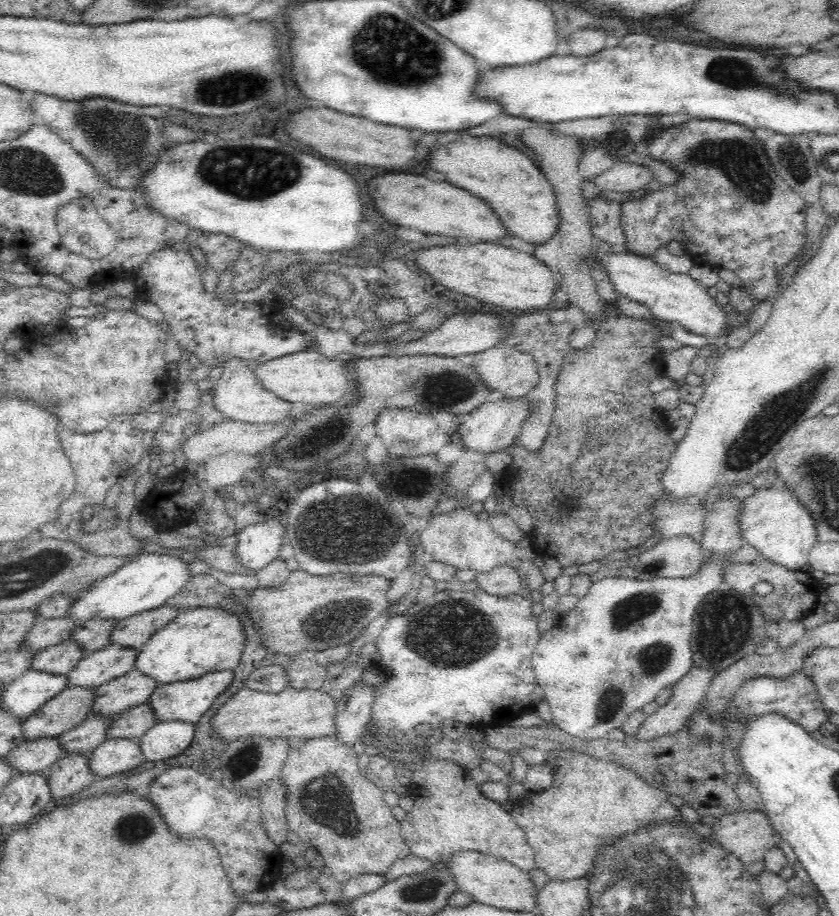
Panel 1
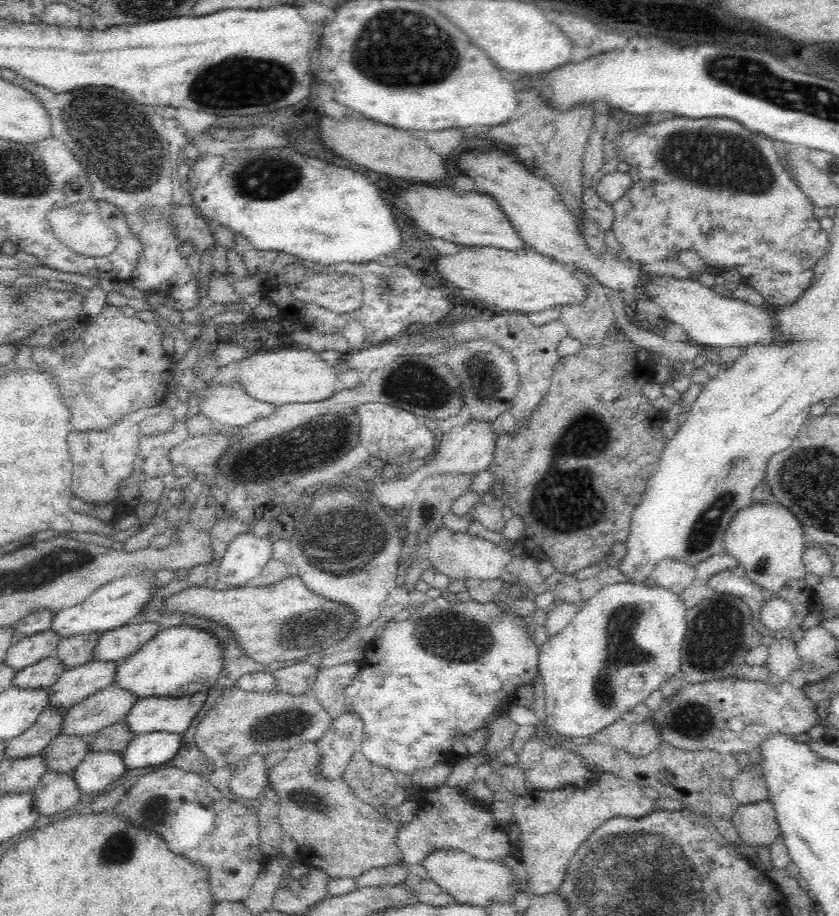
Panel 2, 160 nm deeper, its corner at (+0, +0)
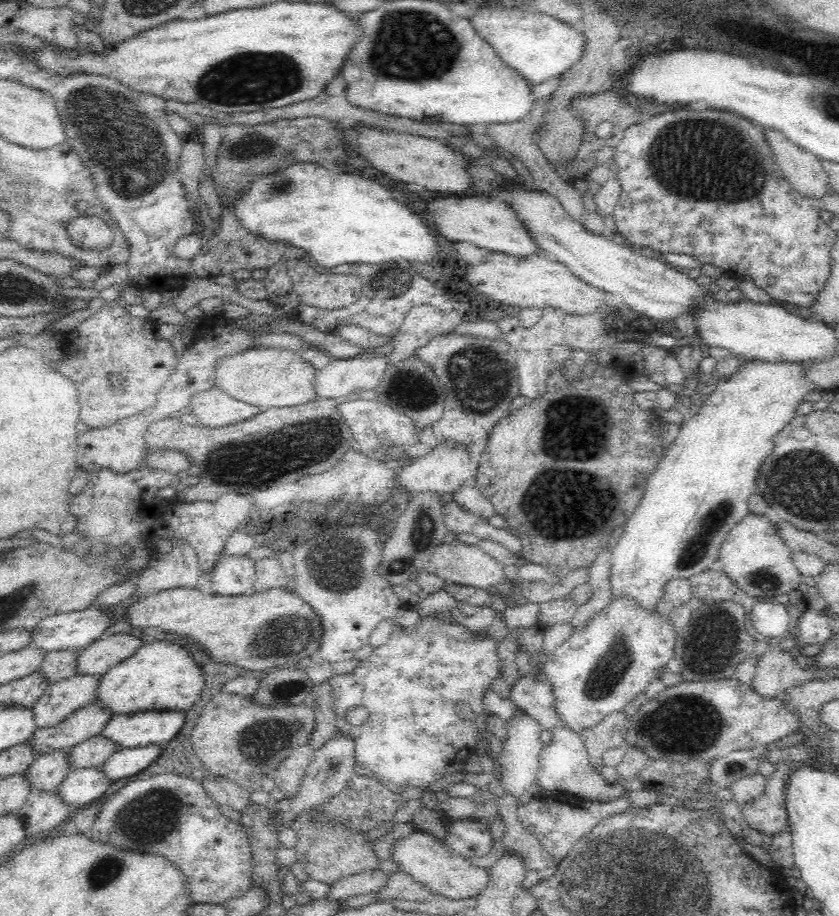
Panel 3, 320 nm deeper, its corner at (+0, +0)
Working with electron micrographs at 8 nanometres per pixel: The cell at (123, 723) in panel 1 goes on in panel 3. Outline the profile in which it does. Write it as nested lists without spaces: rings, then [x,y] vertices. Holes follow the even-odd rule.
[[[98,734],[68,748],[70,770],[102,767],[102,764],[118,750],[114,743]]]

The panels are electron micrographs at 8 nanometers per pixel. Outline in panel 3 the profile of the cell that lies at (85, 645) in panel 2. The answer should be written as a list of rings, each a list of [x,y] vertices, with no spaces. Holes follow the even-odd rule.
[[[79,650],[50,651],[44,655],[38,671],[44,675],[48,685],[76,675],[76,660]]]

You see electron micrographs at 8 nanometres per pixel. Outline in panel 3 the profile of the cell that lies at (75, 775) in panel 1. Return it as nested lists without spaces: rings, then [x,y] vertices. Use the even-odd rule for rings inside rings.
[[[32,791],[15,814],[25,824],[25,839],[34,841],[68,820],[70,811],[56,791]]]

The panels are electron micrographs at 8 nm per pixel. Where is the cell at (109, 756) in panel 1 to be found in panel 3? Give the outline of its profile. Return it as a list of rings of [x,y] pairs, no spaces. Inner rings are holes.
[[[99,767],[77,768],[68,772],[56,793],[60,795],[64,804],[68,805],[68,809],[80,811],[86,806],[102,801],[109,786],[109,779]]]

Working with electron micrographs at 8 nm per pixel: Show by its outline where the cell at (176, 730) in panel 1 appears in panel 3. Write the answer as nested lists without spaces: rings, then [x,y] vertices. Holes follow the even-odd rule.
[[[149,744],[145,747],[118,749],[104,764],[100,771],[109,779],[110,784],[137,775],[162,752],[162,745]]]

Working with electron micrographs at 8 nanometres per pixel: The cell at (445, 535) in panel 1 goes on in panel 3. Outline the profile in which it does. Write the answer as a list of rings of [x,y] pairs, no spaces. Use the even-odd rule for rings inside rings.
[[[454,540],[452,543],[443,543],[434,551],[431,562],[436,565],[434,574],[444,581],[457,585],[468,585],[484,590],[493,590],[497,583],[505,581],[505,568],[500,562],[485,553],[480,546],[468,546]]]

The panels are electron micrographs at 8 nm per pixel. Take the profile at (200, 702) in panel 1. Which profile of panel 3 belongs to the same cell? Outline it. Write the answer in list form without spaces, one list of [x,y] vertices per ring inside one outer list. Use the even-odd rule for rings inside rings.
[[[140,711],[112,715],[99,734],[118,749],[164,744],[184,726],[184,711]]]

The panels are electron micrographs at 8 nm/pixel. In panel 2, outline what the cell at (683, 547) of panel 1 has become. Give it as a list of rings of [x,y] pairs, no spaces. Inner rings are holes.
[[[666,560],[658,564],[652,572],[652,585],[658,585],[668,591],[679,595],[696,580],[695,566],[689,566],[684,562]]]

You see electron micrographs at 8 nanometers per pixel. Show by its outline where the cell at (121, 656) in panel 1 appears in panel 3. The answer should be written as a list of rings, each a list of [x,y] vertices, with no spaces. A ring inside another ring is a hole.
[[[76,674],[48,685],[38,702],[30,708],[34,715],[34,727],[56,726],[75,710],[92,703],[99,680],[99,675]]]

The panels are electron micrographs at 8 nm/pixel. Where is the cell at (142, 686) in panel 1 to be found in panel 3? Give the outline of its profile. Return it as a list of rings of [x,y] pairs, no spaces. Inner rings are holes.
[[[88,703],[56,726],[36,729],[26,743],[35,756],[52,751],[67,751],[75,744],[98,735],[110,718],[110,711],[106,711],[98,703]]]

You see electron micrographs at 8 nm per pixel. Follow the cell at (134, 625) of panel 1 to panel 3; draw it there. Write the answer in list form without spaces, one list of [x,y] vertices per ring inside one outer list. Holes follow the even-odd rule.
[[[116,634],[104,640],[100,638],[79,650],[76,674],[101,676],[109,668],[132,656],[142,645],[141,640],[128,634]]]

